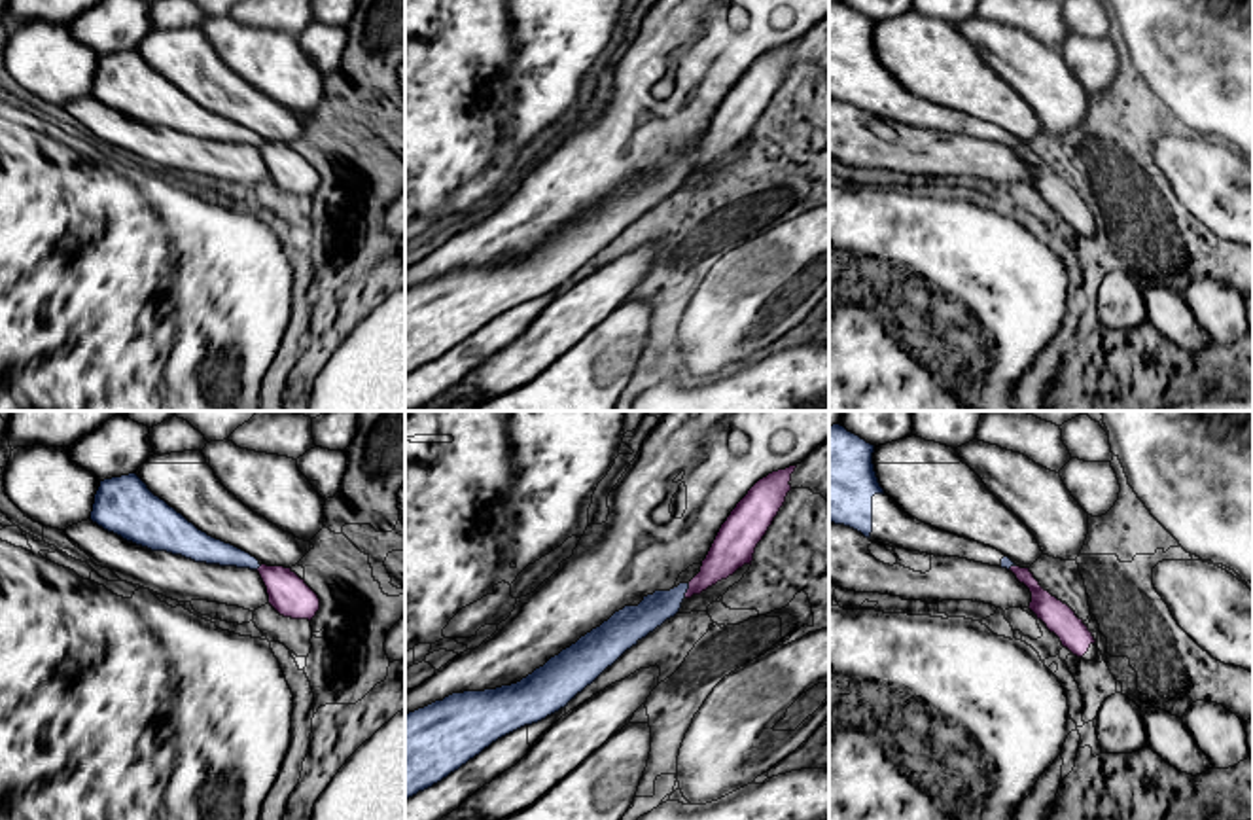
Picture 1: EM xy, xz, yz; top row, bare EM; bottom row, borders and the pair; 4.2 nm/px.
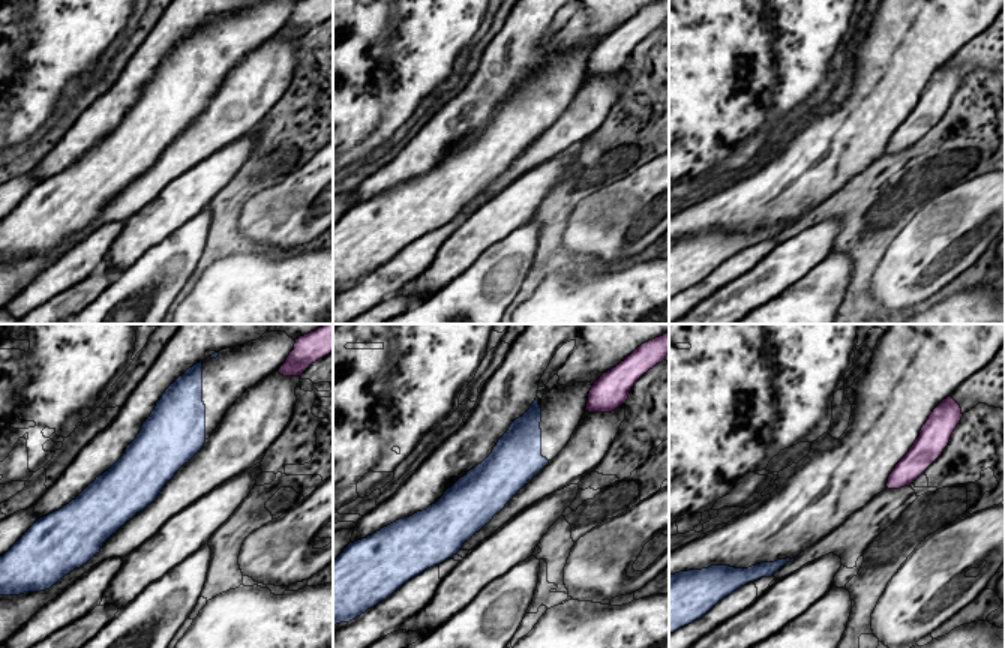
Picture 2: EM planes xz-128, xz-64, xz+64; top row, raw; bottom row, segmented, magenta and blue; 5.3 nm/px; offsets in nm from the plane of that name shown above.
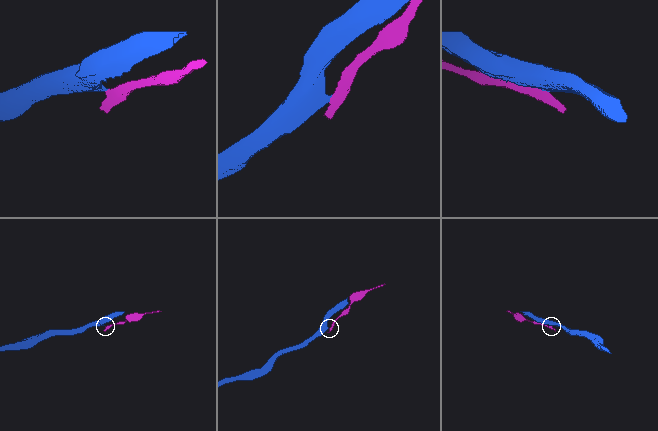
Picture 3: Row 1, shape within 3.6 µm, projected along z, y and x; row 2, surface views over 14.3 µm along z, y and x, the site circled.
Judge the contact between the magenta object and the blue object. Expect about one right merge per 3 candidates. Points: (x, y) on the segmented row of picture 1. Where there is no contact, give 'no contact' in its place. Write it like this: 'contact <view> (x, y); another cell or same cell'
contact xz (688, 591); another cell

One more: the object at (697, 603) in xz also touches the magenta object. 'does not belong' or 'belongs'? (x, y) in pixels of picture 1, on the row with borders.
does not belong

